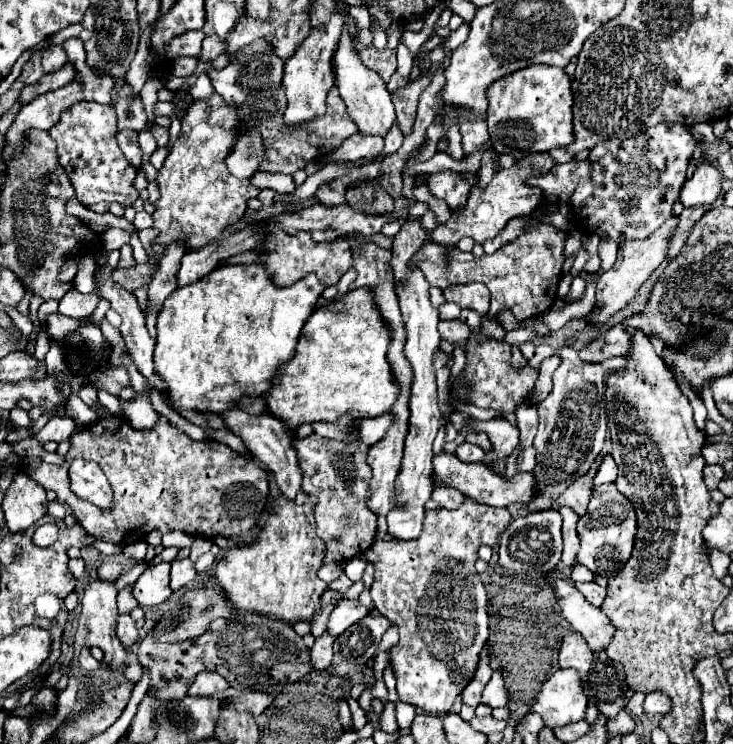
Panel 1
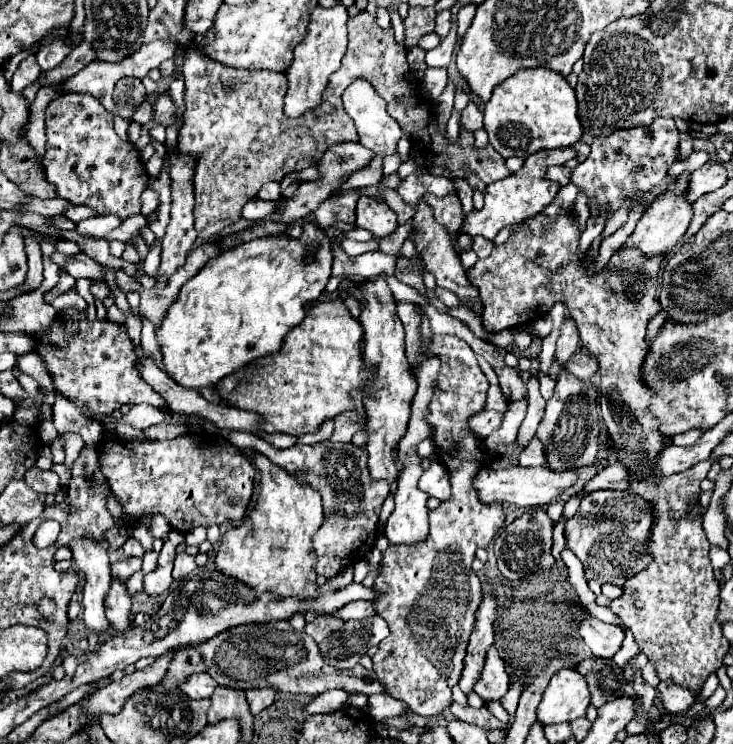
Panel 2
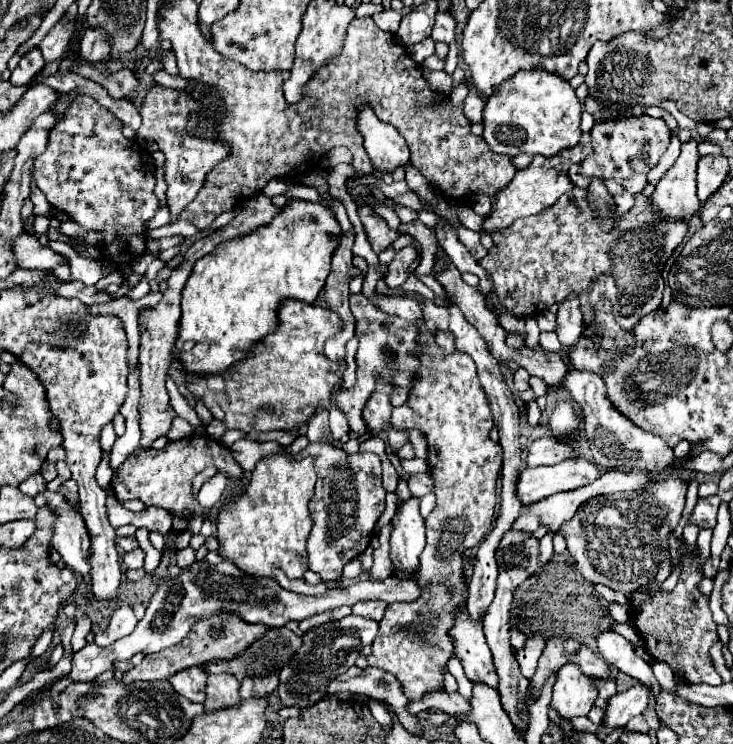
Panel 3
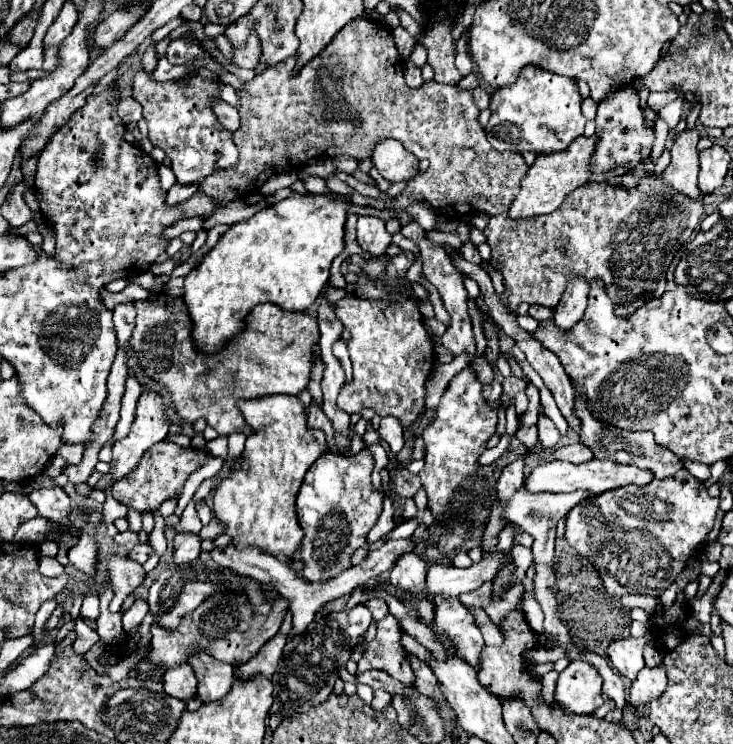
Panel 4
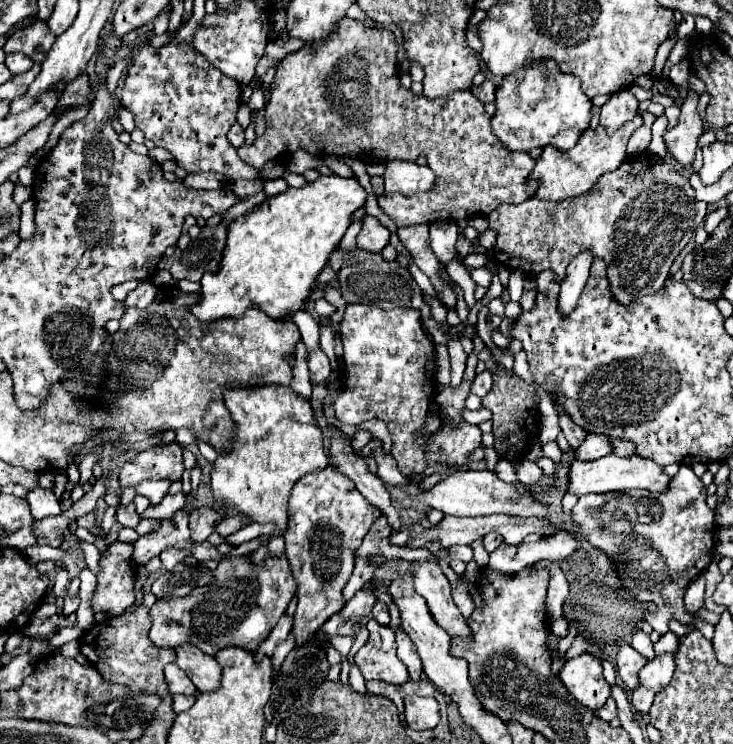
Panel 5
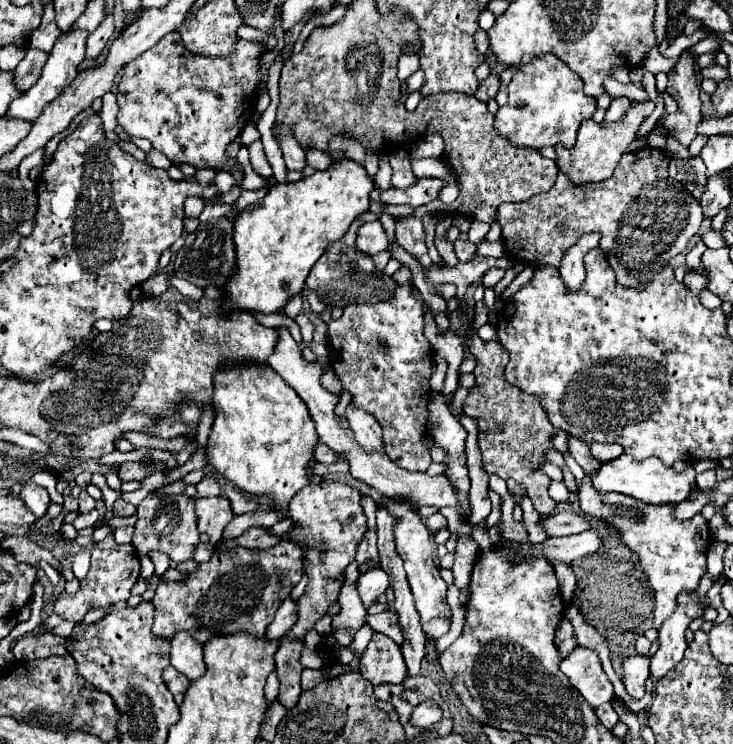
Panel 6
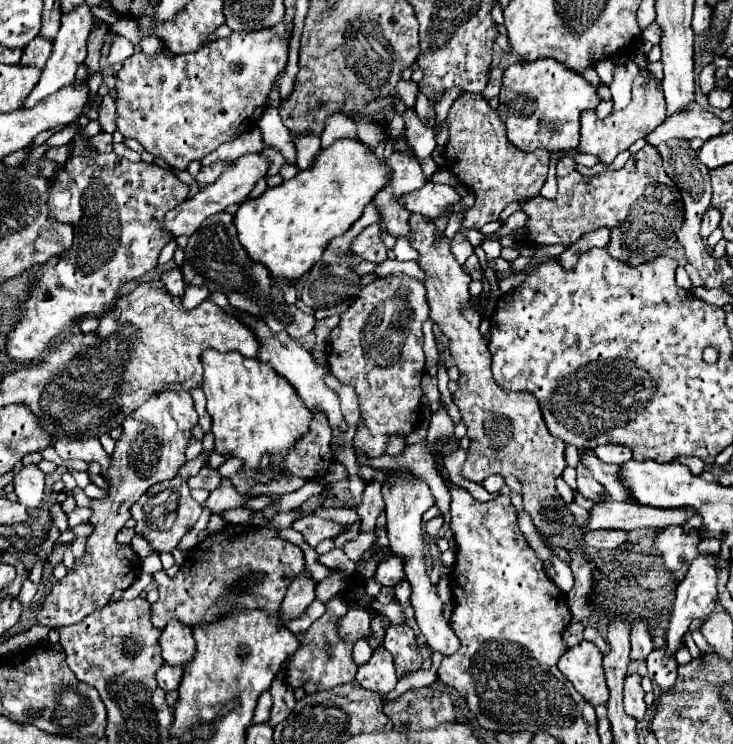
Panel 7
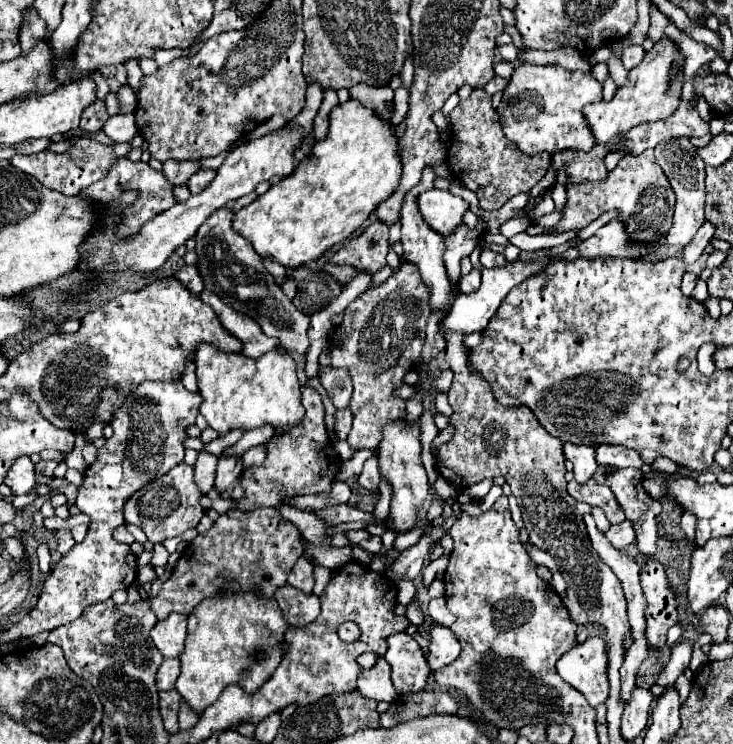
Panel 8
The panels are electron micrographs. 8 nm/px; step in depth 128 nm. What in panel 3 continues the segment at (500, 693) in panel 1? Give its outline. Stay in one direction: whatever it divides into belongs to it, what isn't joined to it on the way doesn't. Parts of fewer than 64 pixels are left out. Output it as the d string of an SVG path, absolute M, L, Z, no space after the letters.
M462 612L452 628L454 636L454 654L464 664L464 672L470 682L486 684L498 688L498 672L494 666L492 652L486 644L482 624L474 624L466 612Z

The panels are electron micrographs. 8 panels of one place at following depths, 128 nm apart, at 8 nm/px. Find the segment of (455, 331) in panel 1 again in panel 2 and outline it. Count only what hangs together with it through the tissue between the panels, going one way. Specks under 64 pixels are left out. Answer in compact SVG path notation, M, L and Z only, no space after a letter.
M450 334L434 336L430 352L434 352L442 360L442 368L438 374L438 392L430 402L430 424L434 424L436 430L434 440L438 446L438 456L450 472L452 496L450 500L442 502L438 508L430 510L430 532L426 540L416 544L388 546L388 550L382 554L380 572L372 586L372 590L378 592L376 600L372 602L374 610L378 616L382 616L388 622L390 628L390 636L382 640L378 652L372 658L374 672L380 684L384 686L384 690L390 692L392 698L402 700L412 712L426 718L438 716L442 710L446 710L452 704L452 688L460 682L466 648L470 642L470 634L474 632L476 612L484 596L482 584L472 570L472 562L476 558L476 550L487 547L506 520L502 504L492 504L492 506L482 504L476 496L476 490L472 488L474 472L478 472L480 466L490 464L490 460L486 456L484 440L466 426L466 420L478 414L480 410L484 410L488 378L480 370L472 348L458 336L450 336Z

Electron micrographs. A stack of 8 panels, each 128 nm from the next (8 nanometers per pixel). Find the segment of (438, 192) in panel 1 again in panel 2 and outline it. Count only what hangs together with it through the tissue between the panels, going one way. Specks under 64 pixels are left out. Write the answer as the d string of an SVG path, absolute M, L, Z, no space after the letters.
M456 192L446 194L446 196L436 196L436 194L424 194L422 196L432 208L434 208L434 216L440 224L444 224L448 228L448 232L452 234L452 238L456 240L458 236L458 228L462 226L462 204Z

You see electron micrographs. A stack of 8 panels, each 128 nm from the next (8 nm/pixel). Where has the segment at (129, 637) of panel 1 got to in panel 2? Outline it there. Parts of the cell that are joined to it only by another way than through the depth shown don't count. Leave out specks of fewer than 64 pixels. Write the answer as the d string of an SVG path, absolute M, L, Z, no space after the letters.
M112 580L110 596L106 598L106 618L110 620L110 624L112 624L114 630L124 632L124 630L132 628L130 606L132 606L132 602L130 602L130 596L126 594L124 582Z

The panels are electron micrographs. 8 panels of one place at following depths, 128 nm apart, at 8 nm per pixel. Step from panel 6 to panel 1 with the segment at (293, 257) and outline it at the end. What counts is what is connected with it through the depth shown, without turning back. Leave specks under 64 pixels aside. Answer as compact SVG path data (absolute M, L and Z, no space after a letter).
M238 264L238 266L220 266L214 272L210 272L210 276L204 276L202 280L198 280L198 284L190 284L186 288L176 288L176 292L172 292L166 298L164 308L158 314L158 324L156 324L158 338L156 338L156 350L154 350L154 372L166 384L164 396L168 400L168 404L172 408L178 408L178 410L192 410L192 412L202 412L202 414L206 414L206 412L222 414L226 410L238 408L236 402L242 400L242 398L258 398L264 392L268 392L270 386L272 386L272 378L276 376L278 368L294 358L300 330L306 324L308 316L314 312L322 290L324 288L322 288L322 284L316 276L306 276L306 280L300 280L298 284L292 284L290 288L278 288L278 286L274 286L274 282L266 274L266 270L262 266L254 266L254 264L250 264L250 266L242 266L242 264Z

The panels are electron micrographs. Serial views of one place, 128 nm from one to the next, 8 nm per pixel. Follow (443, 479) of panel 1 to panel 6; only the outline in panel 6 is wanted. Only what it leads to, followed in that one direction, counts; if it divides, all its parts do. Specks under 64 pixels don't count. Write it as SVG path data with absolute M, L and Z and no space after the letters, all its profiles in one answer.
M618 456L610 462L604 462L598 470L590 472L592 486L598 492L620 492L650 504L678 504L688 498L690 486L696 482L696 472L692 466L688 466L684 472L674 472L674 468L666 468L660 460L646 458L646 460L634 460L632 456Z

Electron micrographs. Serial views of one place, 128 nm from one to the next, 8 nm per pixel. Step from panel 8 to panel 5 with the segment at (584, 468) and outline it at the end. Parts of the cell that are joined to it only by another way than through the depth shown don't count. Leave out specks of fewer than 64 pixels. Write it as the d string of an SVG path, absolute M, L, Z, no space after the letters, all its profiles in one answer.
M680 466L678 474L670 480L664 492L638 494L638 490L630 490L630 492L608 492L602 496L590 494L578 498L578 504L572 510L572 522L576 530L582 534L582 538L586 538L590 546L602 550L610 558L618 578L624 582L624 588L628 588L628 592L640 602L656 602L658 610L650 614L648 622L656 632L660 634L668 632L668 620L676 618L682 624L696 626L706 640L712 640L714 626L700 619L696 613L686 612L682 596L686 586L690 584L690 578L694 580L712 562L714 530L716 530L714 516L716 512L706 504L706 488L690 466Z

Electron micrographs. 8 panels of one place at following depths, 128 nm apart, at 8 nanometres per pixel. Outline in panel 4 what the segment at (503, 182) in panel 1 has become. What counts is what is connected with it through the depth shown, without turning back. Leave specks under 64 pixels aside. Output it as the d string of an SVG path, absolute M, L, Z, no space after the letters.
M580 136L564 152L546 154L546 156L538 154L536 162L530 166L526 176L520 180L520 194L510 204L508 216L510 218L530 218L530 216L540 216L540 214L554 212L572 190L586 184L588 178L592 176L592 172L588 170L588 162L590 162L590 156L594 152L596 140L598 140L596 136L592 136L592 138Z

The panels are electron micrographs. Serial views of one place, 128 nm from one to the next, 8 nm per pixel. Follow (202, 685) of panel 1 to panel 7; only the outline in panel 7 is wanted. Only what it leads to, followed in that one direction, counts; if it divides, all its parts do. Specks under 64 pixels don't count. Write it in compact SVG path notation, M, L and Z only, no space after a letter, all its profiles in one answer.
M164 664L164 666L158 670L156 680L158 680L158 684L160 684L162 690L172 692L172 690L178 690L178 686L180 686L180 682L182 682L182 674L184 674L182 668Z

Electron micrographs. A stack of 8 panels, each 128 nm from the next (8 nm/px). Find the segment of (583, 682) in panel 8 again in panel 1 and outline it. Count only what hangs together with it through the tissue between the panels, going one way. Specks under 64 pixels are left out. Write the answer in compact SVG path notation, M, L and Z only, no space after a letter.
M572 668L558 670L544 682L532 712L540 714L544 726L560 728L572 722L578 722L586 716L588 698L580 686L580 676Z

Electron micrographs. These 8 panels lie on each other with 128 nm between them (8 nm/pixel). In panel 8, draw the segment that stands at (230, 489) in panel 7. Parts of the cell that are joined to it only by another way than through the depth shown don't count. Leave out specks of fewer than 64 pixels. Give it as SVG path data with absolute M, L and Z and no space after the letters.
M224 456L218 458L218 470L216 470L216 490L222 494L226 492L236 478L240 478L242 472L242 460L234 458L234 460L226 460Z

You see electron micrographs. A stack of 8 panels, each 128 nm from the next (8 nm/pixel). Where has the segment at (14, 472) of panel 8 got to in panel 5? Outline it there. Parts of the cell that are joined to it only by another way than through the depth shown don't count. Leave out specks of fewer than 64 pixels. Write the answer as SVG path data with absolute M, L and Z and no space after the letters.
M36 488L36 490L30 490L28 496L26 496L28 504L30 504L30 510L32 510L32 516L36 520L40 518L46 518L46 510L58 514L62 510L60 506L60 500L56 498L56 494L52 490L44 490L44 488Z

